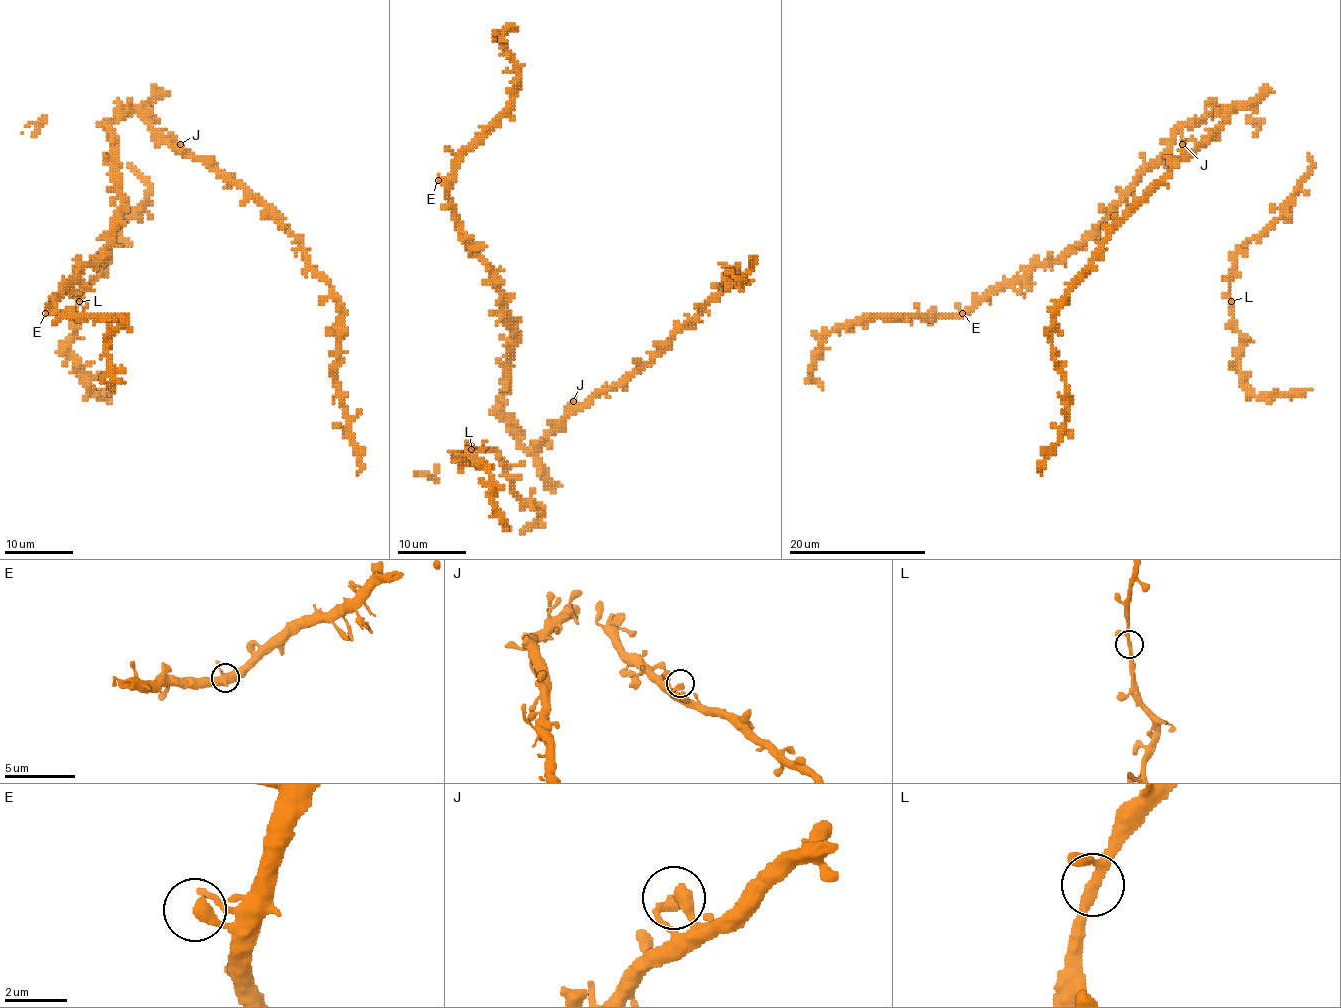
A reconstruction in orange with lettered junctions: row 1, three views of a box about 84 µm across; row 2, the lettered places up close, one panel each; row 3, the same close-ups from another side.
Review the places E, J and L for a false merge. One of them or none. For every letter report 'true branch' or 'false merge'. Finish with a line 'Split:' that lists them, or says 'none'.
E: true branch
J: true branch
L: true branch
Split: none

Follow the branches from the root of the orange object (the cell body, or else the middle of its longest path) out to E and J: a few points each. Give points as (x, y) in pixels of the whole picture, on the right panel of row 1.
E: (1203, 117), (1176, 134), (1135, 188), (1082, 241), (1013, 282), (991, 289), (962, 313)
J: (1203, 117), (1232, 110), (1191, 151), (1182, 144)

